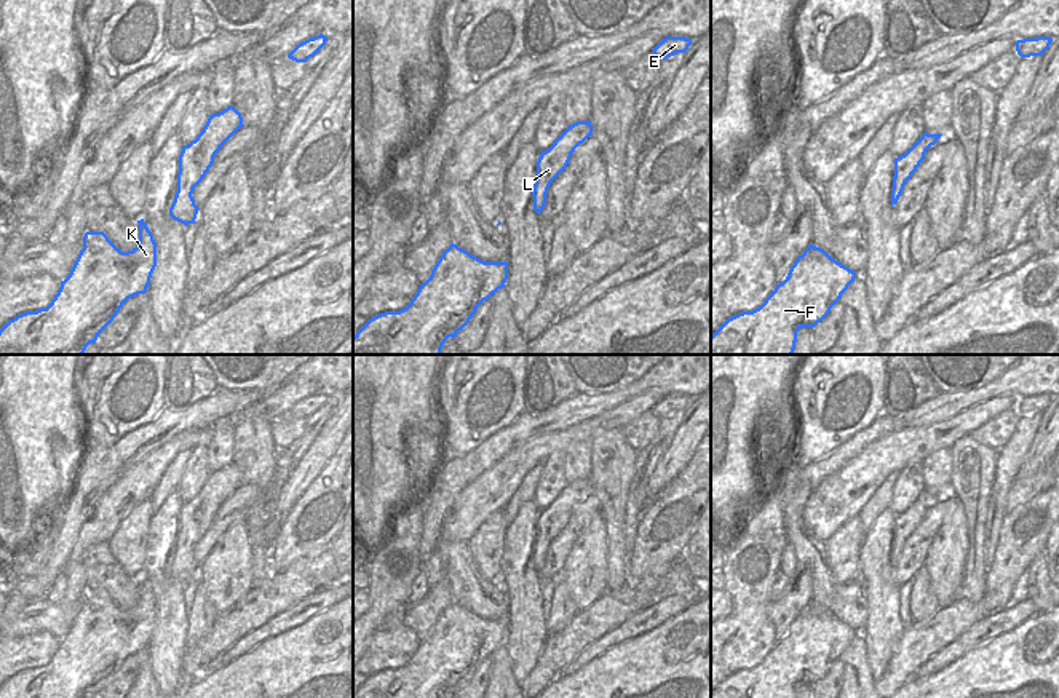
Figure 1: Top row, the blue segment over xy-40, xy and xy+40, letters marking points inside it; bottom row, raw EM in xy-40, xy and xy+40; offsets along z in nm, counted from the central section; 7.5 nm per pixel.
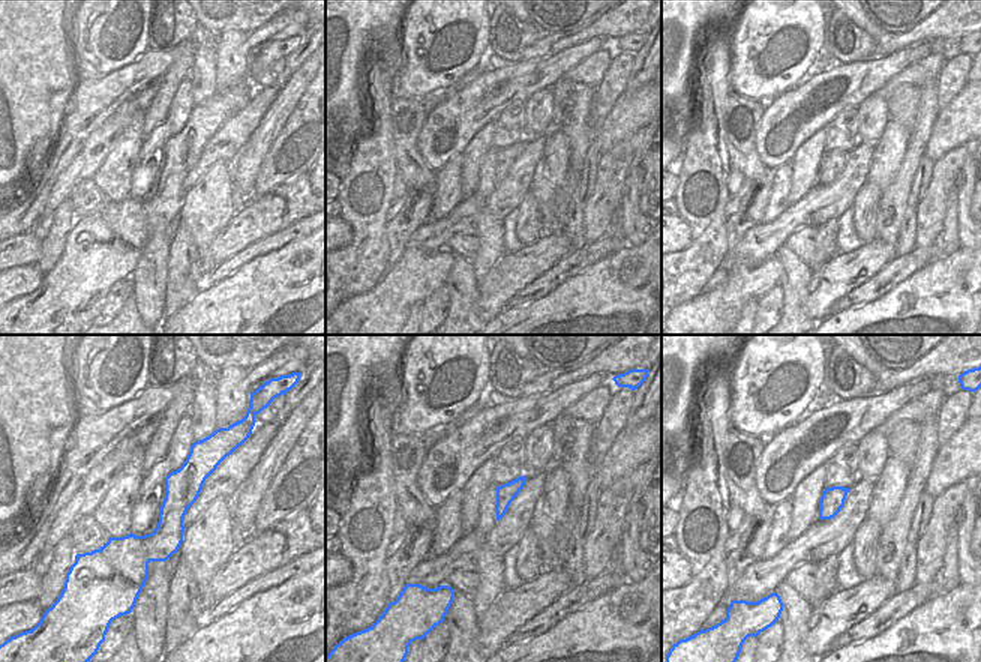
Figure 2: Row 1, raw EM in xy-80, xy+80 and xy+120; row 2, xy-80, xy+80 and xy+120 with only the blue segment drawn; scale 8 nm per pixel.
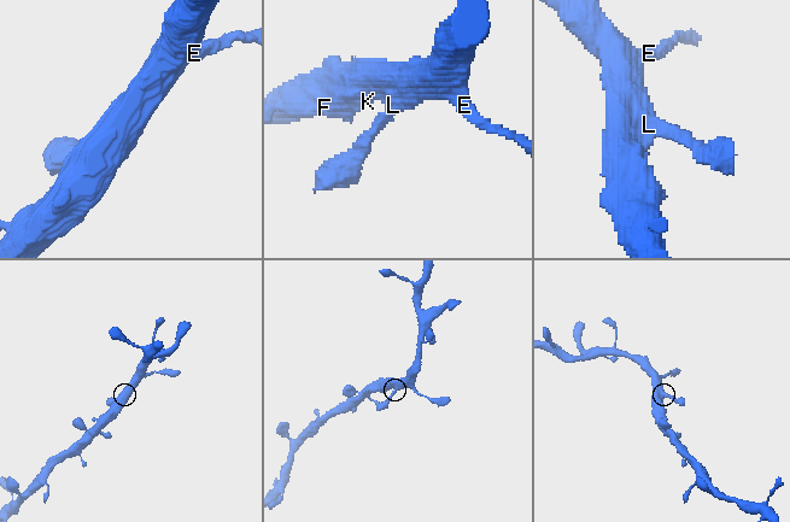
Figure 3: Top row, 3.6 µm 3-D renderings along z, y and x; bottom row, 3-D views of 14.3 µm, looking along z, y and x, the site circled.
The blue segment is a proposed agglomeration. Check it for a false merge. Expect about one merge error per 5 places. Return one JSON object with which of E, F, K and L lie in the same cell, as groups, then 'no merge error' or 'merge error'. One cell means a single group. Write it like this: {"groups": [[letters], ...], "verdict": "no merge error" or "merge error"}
{"groups": [["E", "F", "K", "L"]], "verdict": "no merge error"}

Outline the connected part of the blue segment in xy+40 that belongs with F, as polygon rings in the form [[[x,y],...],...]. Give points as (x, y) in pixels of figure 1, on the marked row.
[[[810,244],[765,302],[728,318],[711,335],[711,355],[792,355],[797,332],[823,321],[856,273]]]

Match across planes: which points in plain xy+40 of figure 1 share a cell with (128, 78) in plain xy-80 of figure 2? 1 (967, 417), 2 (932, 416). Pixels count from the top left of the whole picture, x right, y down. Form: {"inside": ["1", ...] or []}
{"inside": ["2"]}

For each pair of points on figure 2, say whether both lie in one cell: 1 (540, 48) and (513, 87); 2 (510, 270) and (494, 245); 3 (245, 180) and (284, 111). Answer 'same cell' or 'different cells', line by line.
1: different cells
2: different cells
3: same cell

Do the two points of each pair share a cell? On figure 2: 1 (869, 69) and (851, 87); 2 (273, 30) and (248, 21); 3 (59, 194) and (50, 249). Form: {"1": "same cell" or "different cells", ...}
{"1": "same cell", "2": "different cells", "3": "different cells"}

